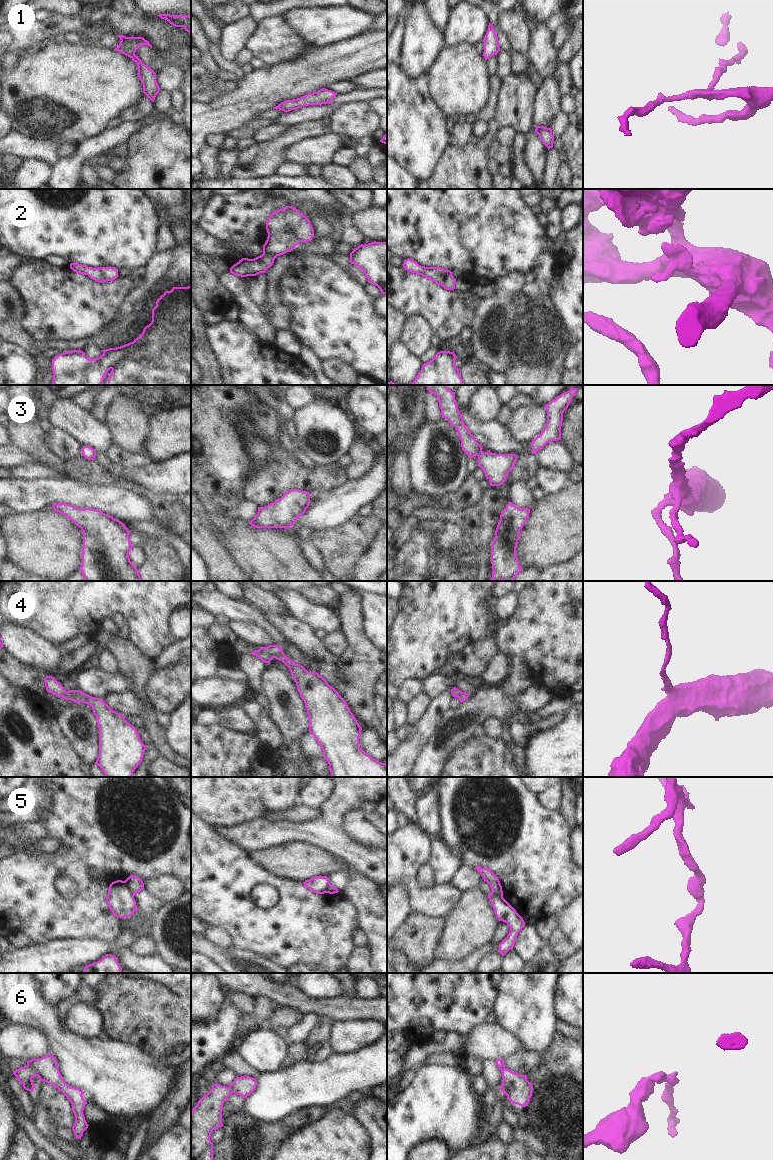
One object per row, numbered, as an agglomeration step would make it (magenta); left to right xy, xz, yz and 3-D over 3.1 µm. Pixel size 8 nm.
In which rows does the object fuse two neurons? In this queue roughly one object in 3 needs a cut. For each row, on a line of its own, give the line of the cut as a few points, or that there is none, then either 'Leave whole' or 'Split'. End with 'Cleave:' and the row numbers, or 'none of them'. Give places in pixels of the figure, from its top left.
1: No split. Leave whole
2: No split. Leave whole
3: No split. Leave whole
4: No split. Leave whole
5: Split along xy (124, 881), (133, 896). Split
6: Split along xy (27, 1065), (38, 1075). Split
Cleave: 5, 6

